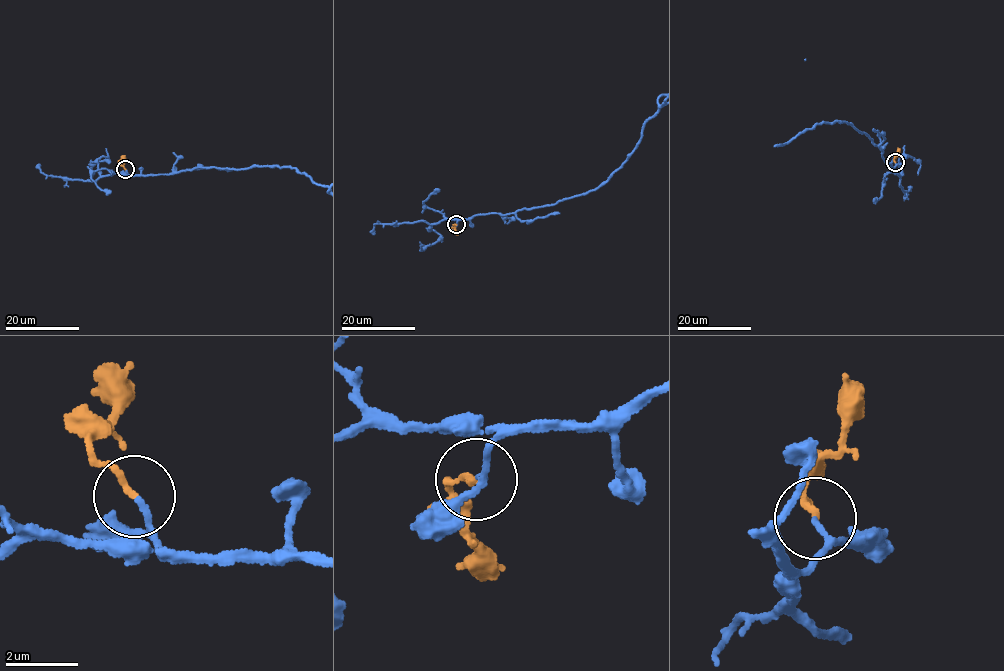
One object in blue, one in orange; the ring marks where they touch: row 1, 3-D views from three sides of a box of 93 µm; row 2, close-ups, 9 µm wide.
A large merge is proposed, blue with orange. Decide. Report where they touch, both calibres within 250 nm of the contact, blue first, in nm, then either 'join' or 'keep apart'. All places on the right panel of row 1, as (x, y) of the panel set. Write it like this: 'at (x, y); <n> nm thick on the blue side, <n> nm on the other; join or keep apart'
at (895, 162); 100 nm thick on the blue side, 160 nm on the other; join

